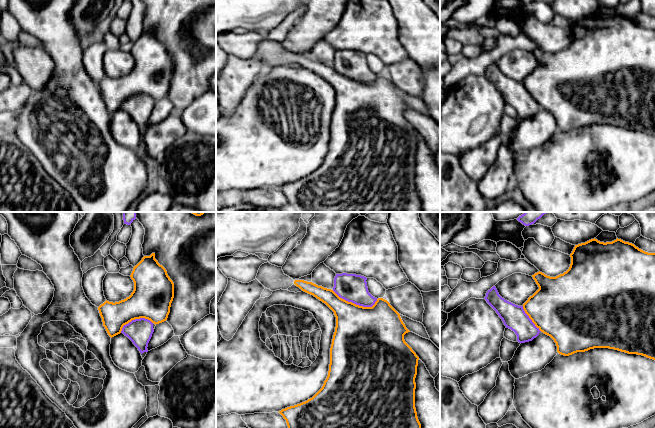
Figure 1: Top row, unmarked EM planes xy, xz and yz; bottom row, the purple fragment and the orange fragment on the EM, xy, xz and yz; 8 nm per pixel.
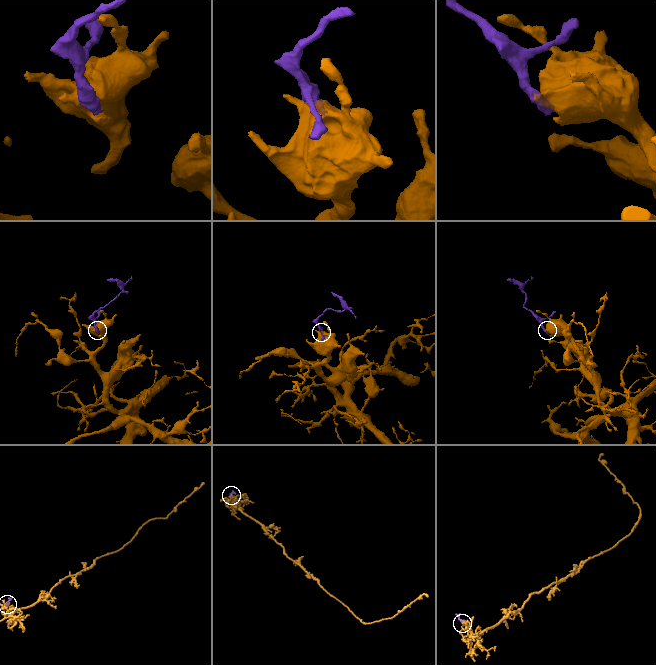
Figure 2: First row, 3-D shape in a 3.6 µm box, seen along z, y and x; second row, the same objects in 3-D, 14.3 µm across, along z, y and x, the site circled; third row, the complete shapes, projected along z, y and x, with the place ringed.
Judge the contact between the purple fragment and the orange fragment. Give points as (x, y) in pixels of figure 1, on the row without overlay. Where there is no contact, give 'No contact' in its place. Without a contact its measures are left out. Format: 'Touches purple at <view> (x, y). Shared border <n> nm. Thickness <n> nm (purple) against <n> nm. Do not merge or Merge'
Touches purple at xz (355, 79). Shared border 380 nm. Thickness 220 nm (purple) against 440 nm. Merge

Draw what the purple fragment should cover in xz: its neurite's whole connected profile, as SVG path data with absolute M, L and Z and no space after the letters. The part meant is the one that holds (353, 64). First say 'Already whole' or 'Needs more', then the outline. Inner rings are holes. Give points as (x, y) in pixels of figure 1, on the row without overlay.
Needs more. M336 50L332 66L304 56L294 57L302 67L313 71L334 88L336 103L328 152L322 164L307 177L279 187L291 212L422 212L415 184L419 133L404 116L404 111L410 107L387 76L377 75L369 69L366 56L361 51Z

